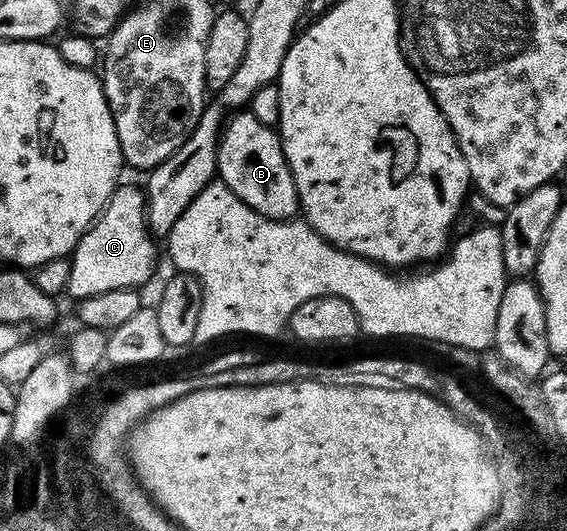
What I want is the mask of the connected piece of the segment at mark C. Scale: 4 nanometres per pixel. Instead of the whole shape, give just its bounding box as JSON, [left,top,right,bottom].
[68,185,158,300]

